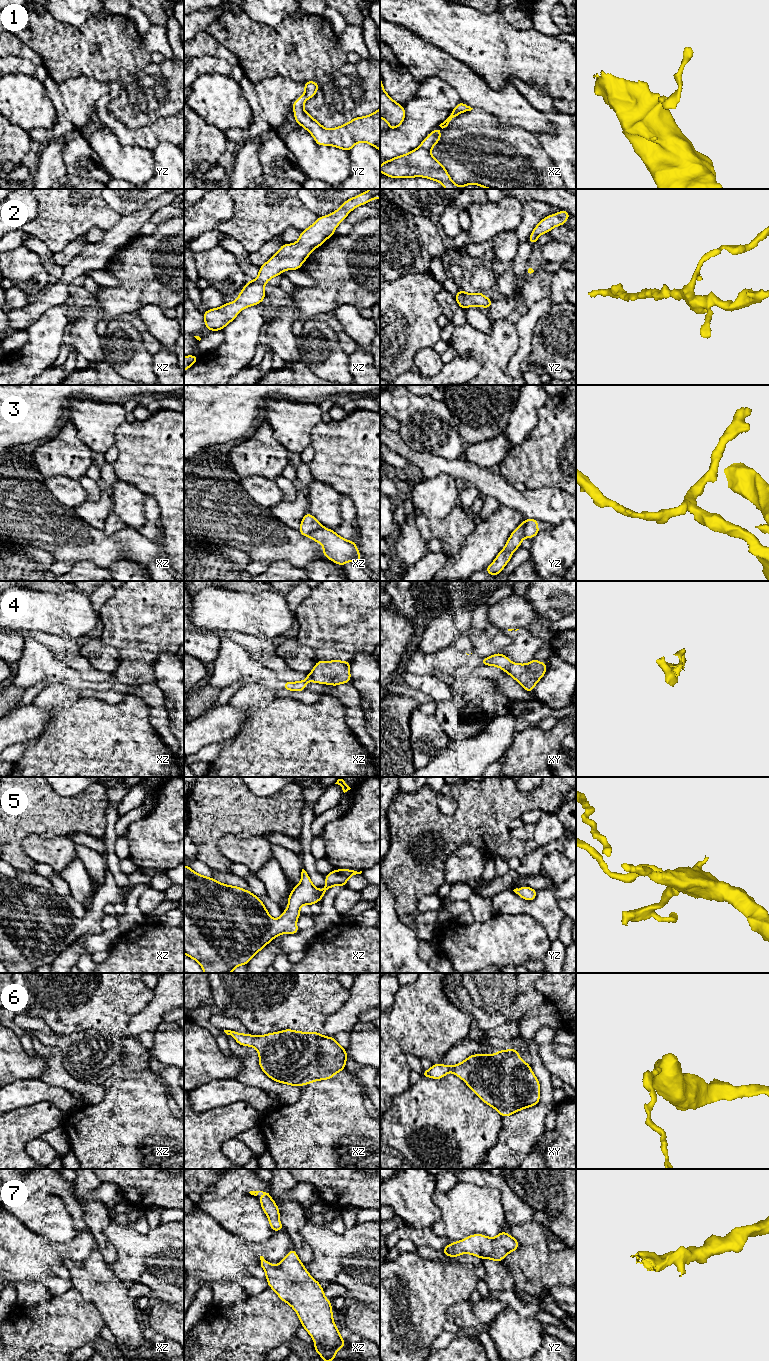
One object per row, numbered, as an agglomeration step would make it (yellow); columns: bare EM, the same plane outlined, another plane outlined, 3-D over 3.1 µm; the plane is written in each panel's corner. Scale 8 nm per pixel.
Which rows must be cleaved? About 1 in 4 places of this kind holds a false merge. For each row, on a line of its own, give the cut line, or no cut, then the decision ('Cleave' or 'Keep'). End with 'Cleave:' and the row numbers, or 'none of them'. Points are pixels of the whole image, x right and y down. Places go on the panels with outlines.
1: No split. Keep
2: No split. Keep
3: Split along xz (322, 527), (306, 535). Cleave
4: Split along xy (511, 662), (506, 672). Cleave
5: No split. Keep
6: No split. Keep
7: No split. Keep
Cleave: 3, 4

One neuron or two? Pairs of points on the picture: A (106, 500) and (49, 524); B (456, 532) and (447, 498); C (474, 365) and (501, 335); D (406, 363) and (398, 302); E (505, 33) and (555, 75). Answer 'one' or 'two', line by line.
A: two
B: two
C: two
D: one
E: one

